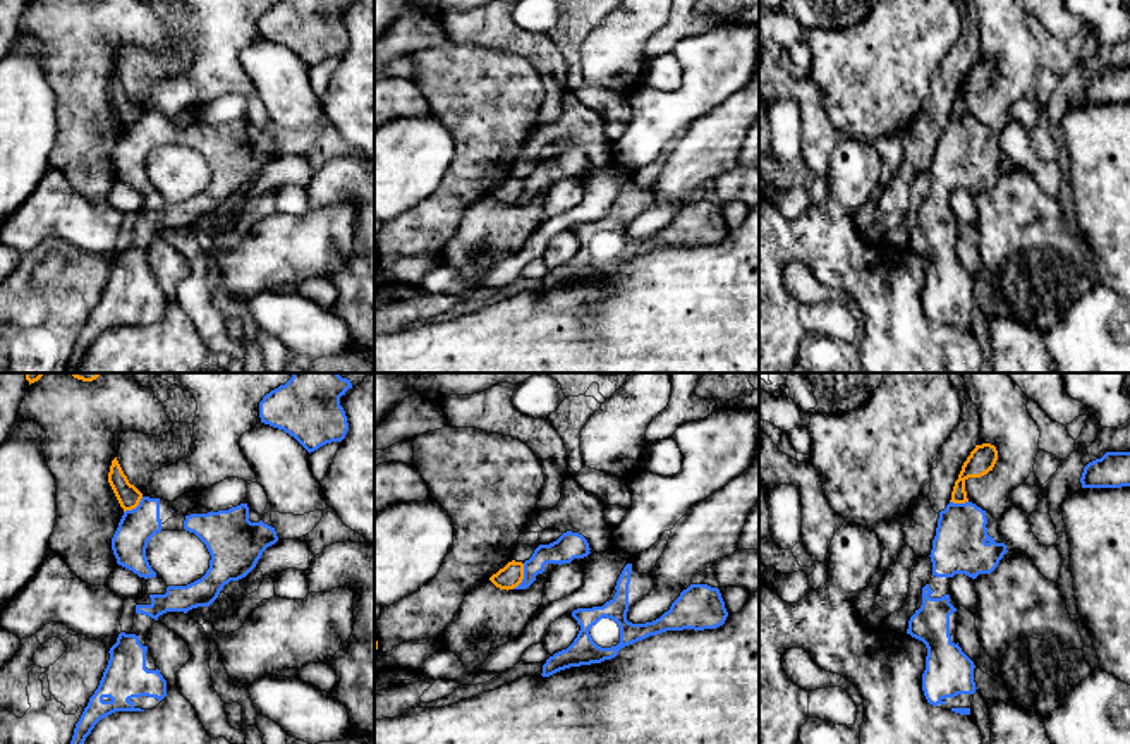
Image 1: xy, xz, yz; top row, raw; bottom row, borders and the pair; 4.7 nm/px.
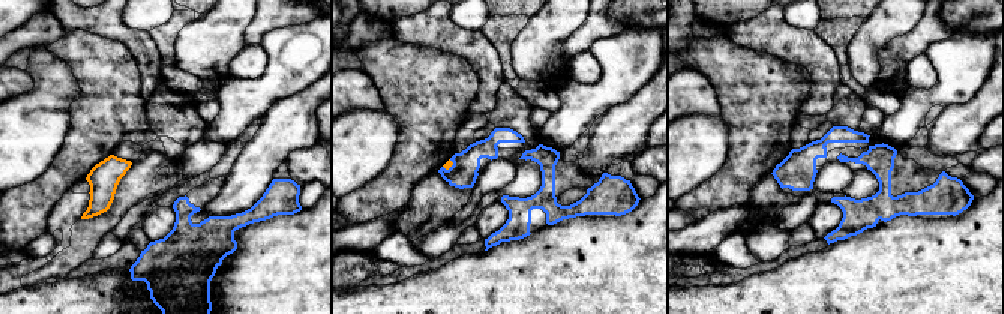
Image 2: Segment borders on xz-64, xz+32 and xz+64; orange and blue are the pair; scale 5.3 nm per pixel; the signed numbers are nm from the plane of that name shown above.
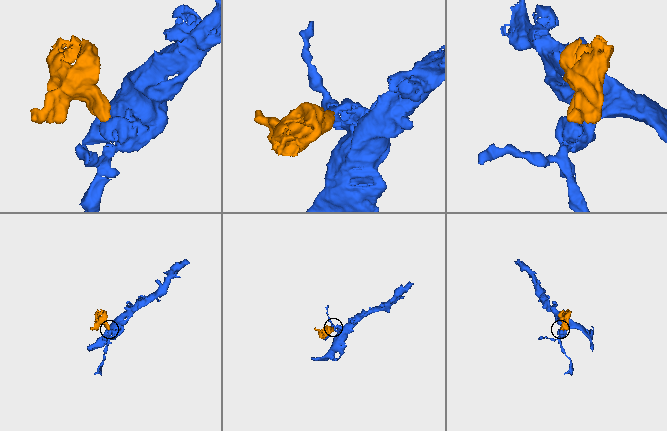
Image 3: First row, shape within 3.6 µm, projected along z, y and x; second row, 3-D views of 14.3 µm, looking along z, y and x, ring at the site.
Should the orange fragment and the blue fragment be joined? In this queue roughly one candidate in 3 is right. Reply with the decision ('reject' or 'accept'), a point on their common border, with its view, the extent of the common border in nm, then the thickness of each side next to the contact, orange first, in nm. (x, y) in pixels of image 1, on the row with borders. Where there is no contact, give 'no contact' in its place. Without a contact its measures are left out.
reject | xz (522, 578) | 130 nm | 110/120 nm

